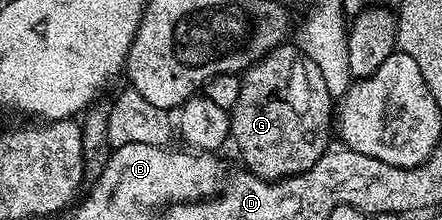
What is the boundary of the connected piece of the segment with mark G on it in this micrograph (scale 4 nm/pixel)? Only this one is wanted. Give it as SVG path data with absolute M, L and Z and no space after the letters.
M291 43L279 45L271 53L265 54L258 63L249 66L247 70L242 73L241 95L237 95L237 103L229 110L229 116L231 119L230 140L233 142L233 145L235 141L236 147L239 148L239 157L247 164L244 165L246 172L257 175L266 181L283 181L286 177L295 177L299 173L309 171L309 167L313 167L313 163L317 163L317 159L321 159L321 155L327 152L329 146L332 144L333 98L329 87L325 87L325 79L321 76L321 70L317 68L317 63L313 63L313 59L309 59L309 55L305 55L302 49Z

